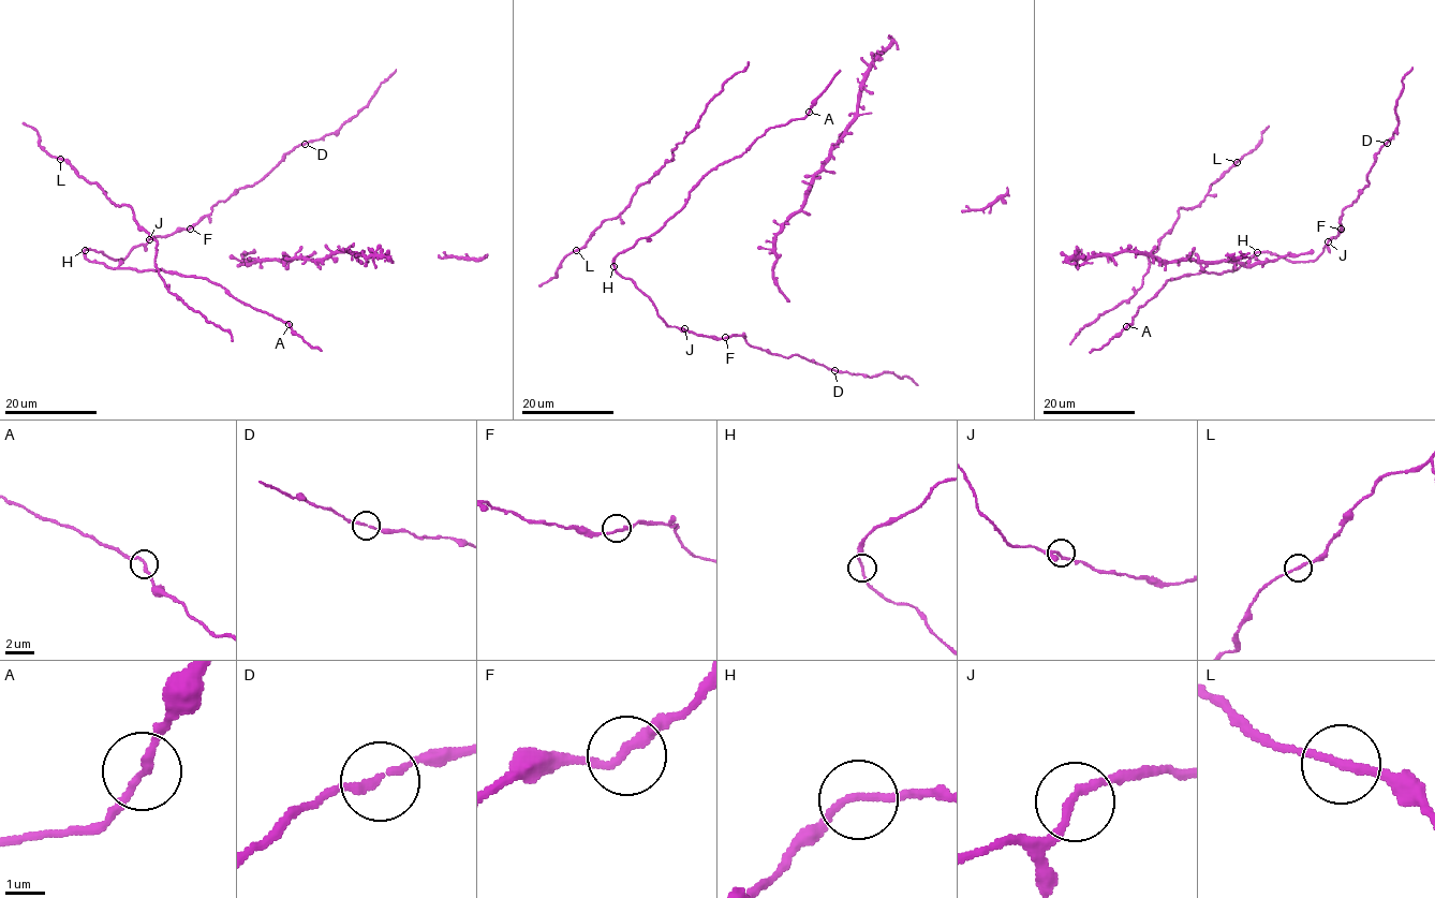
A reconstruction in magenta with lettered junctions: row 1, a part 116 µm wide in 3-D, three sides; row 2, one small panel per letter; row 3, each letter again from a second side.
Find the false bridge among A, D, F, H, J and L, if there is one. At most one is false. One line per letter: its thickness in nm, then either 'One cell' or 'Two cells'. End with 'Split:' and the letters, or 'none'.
A: Thickness 190 nm. One cell
D: Thickness 180 nm. One cell
F: Thickness 200 nm. One cell
H: Thickness 170 nm. One cell
J: Thickness 180 nm. One cell
L: Thickness 190 nm. One cell
Split: none

